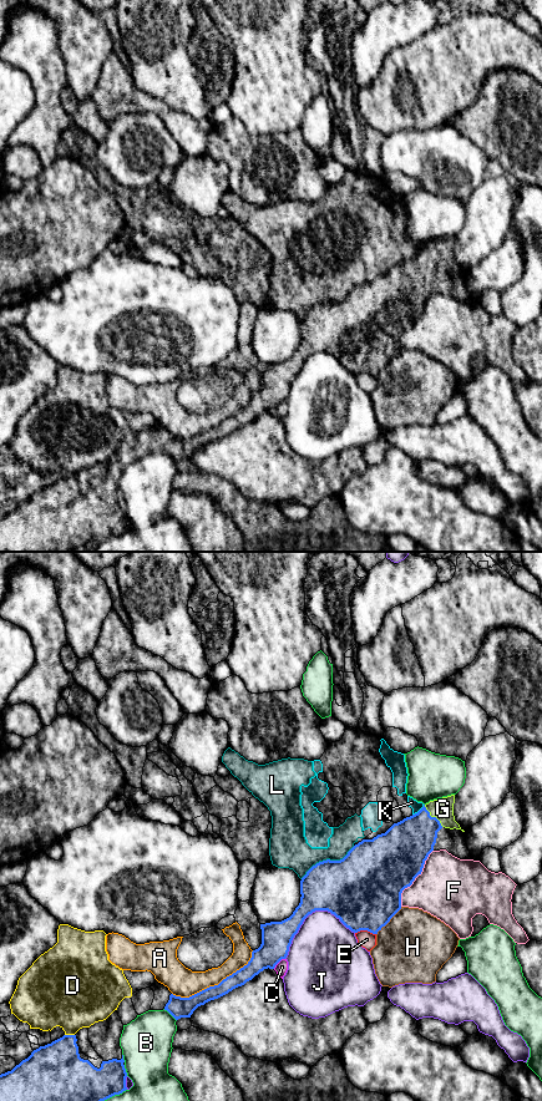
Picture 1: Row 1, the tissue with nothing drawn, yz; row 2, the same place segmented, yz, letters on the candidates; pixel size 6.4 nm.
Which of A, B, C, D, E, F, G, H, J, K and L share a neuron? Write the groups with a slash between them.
A / B / C / D / E / F / G / H / J / K L

